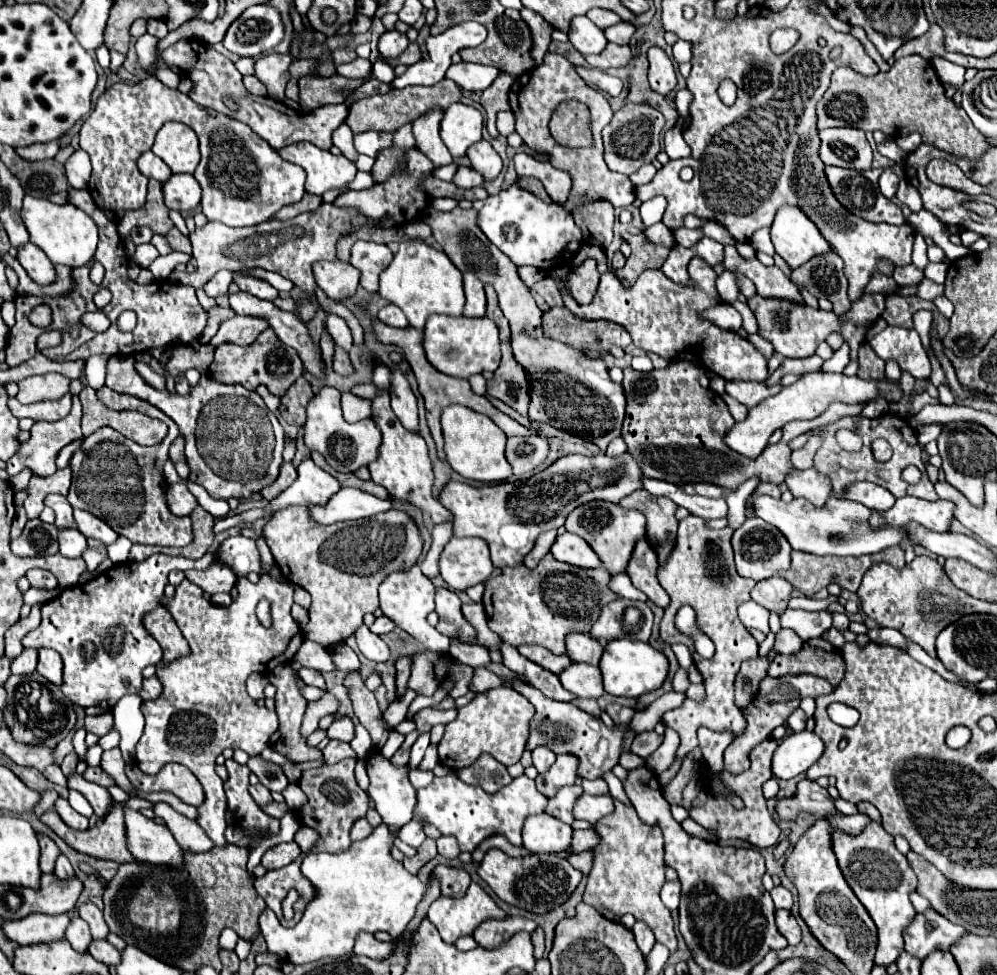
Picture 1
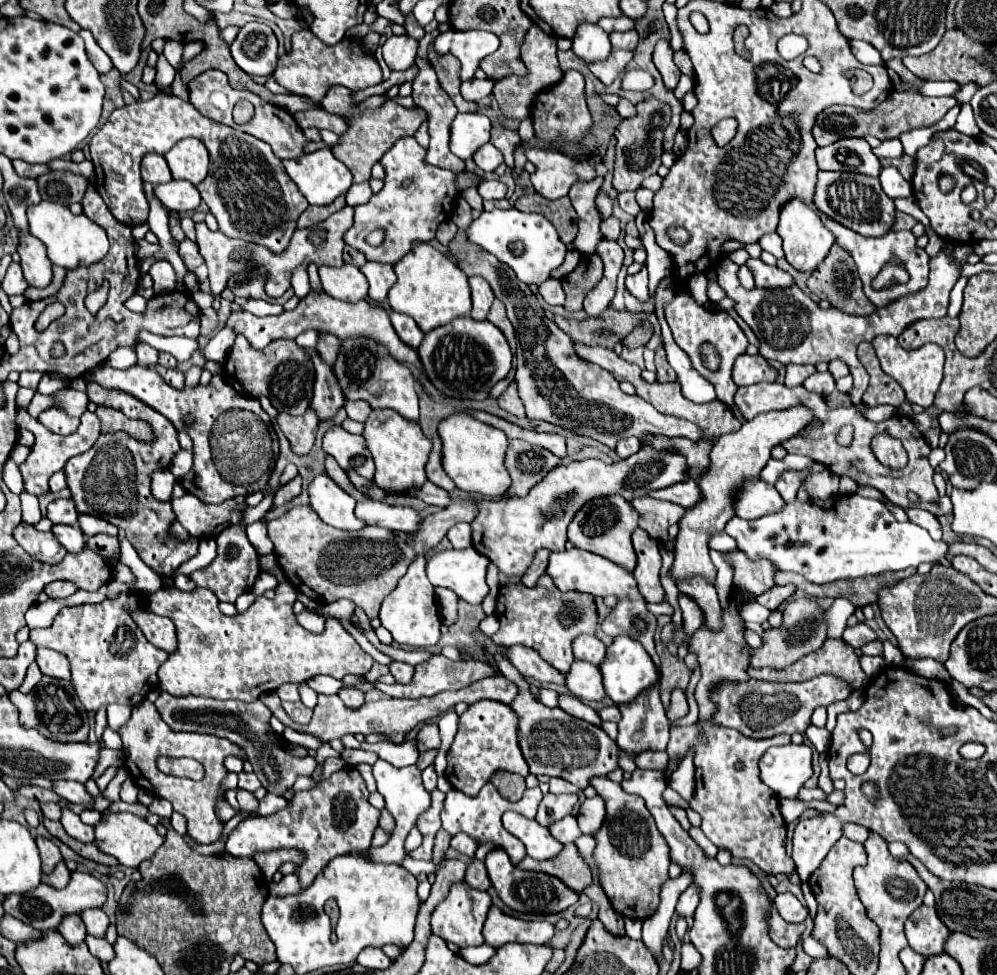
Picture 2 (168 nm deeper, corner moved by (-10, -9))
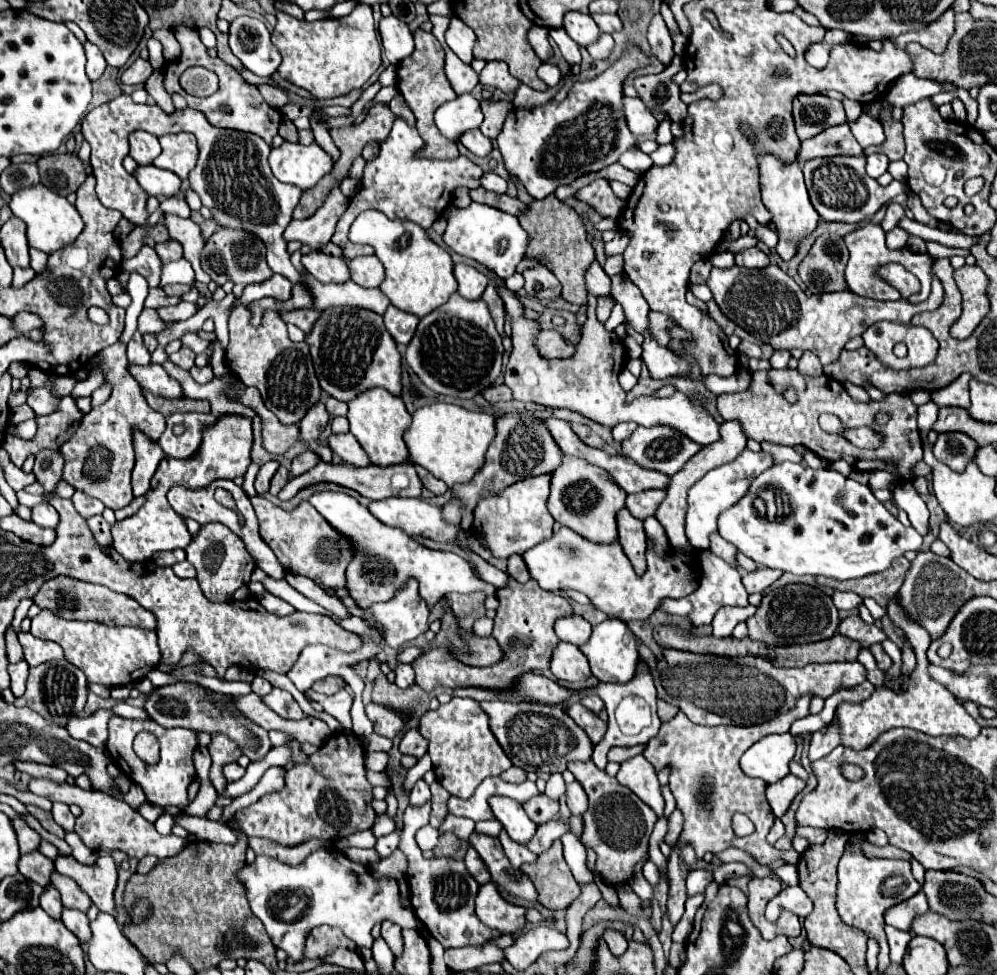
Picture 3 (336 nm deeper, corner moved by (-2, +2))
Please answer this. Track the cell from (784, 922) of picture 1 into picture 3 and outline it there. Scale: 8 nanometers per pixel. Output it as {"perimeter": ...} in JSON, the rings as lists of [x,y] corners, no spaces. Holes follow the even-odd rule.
{"perimeter":[[[753,877],[751,883],[749,883],[749,917],[765,939],[773,939],[773,937],[779,935],[777,925],[771,925],[765,919],[765,905],[779,891],[781,891],[781,881],[773,879],[773,877],[765,877],[765,879]]]}

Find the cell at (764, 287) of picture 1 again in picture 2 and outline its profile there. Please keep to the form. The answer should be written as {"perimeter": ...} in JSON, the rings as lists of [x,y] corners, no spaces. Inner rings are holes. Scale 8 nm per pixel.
{"perimeter":[[[753,258],[747,260],[745,266],[751,270],[757,288],[785,288],[793,284],[793,278],[777,266],[767,266],[761,260],[753,260]]]}

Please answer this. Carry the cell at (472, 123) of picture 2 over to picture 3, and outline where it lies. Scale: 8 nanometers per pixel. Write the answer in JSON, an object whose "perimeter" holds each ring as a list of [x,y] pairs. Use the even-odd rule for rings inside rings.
{"perimeter":[[[465,93],[455,97],[453,101],[443,103],[437,111],[435,111],[435,125],[441,131],[443,137],[447,137],[449,141],[459,141],[459,137],[469,131],[469,129],[477,129],[483,123],[483,113],[481,113],[481,105],[479,101]]]}

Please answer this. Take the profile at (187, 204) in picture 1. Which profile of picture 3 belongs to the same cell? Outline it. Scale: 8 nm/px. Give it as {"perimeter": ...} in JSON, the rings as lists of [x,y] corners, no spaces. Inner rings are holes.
{"perimeter":[[[139,165],[135,169],[135,179],[149,195],[155,197],[173,197],[181,189],[181,179],[177,175],[153,165]]]}

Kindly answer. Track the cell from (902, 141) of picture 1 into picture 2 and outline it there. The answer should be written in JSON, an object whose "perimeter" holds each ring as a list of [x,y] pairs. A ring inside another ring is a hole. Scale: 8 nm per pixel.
{"perimeter":[[[969,104],[960,106],[959,118],[957,118],[953,128],[963,132],[963,134],[969,134],[969,136],[979,136],[981,134],[981,130],[979,130],[979,126],[975,122],[975,116],[973,116],[973,108]]]}

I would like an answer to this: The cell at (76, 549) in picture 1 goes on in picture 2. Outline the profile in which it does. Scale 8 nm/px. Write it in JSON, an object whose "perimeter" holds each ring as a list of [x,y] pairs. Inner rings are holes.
{"perimeter":[[[53,526],[51,528],[53,536],[69,550],[69,552],[79,552],[83,548],[83,532],[79,528],[71,526]]]}

